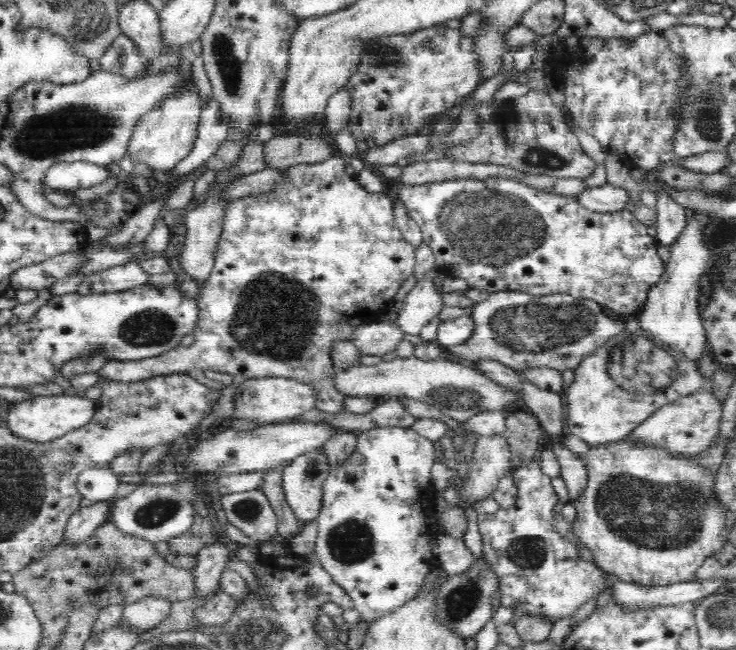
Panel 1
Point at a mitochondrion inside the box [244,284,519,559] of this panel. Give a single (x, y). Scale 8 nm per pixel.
(451, 396)

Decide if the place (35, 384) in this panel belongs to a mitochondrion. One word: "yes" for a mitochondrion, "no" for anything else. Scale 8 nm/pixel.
no

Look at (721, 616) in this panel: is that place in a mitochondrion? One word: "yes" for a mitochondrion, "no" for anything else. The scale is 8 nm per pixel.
yes

